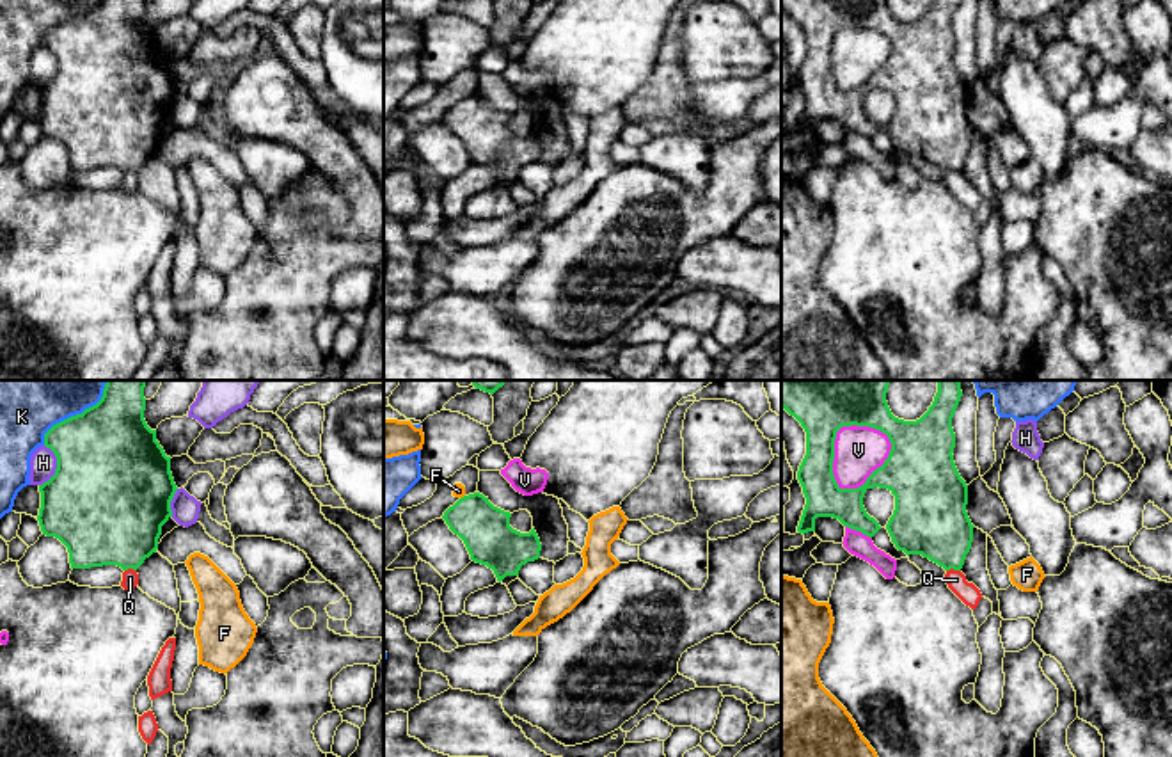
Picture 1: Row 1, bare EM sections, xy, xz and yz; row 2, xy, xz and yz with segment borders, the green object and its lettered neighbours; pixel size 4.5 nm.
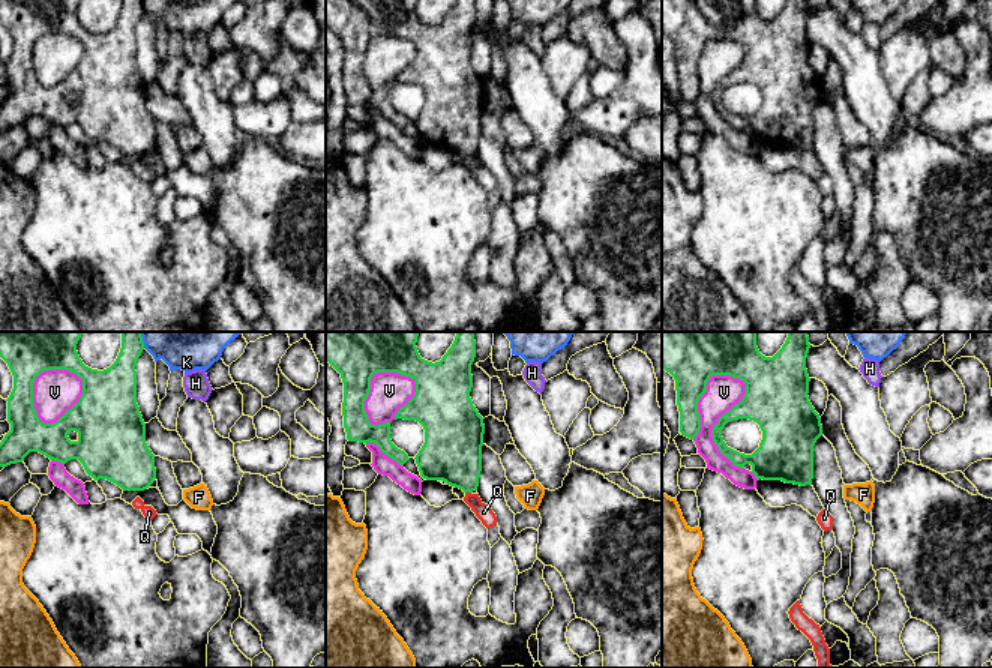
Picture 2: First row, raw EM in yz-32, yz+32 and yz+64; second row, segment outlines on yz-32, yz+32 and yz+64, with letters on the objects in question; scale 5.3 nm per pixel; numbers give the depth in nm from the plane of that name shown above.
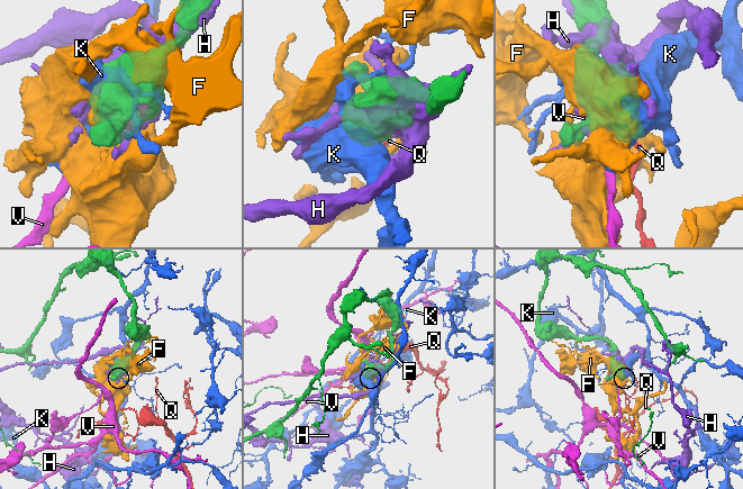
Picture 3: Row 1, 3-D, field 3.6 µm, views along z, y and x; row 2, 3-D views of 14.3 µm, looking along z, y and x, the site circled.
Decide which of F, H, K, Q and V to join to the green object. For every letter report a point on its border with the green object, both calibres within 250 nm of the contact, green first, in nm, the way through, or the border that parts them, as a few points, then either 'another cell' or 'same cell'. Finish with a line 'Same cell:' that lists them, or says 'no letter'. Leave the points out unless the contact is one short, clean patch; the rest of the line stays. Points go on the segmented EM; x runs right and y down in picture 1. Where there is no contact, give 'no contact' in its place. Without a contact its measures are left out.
F: meets green in xz at (464, 496); 220 nm thick on the green side, 60 nm on the other; another cell
H: meets green in xy at (57, 466); 500 nm thick on the green side, 130 nm on the other; another cell
K: meets green in xy at (77, 414); 460 nm thick on the green side, 400 nm on the other; another cell
Q: meets green in yz at (952, 567); 320 nm thick on the green side, 90 nm on the other; border along yz (959, 569), (947, 571); another cell
V: meets green in yz at (876, 470); 320 nm thick on the green side, 220 nm on the other; another cell
Same cell: no letter

